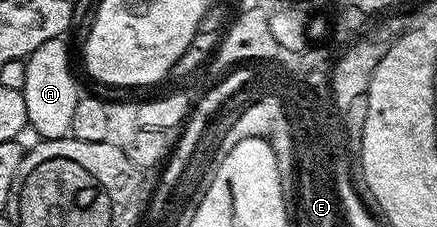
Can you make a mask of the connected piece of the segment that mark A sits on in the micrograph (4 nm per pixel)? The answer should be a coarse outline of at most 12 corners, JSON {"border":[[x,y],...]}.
{"border":[[64,39],[25,60],[28,127],[71,133],[79,95]]}

